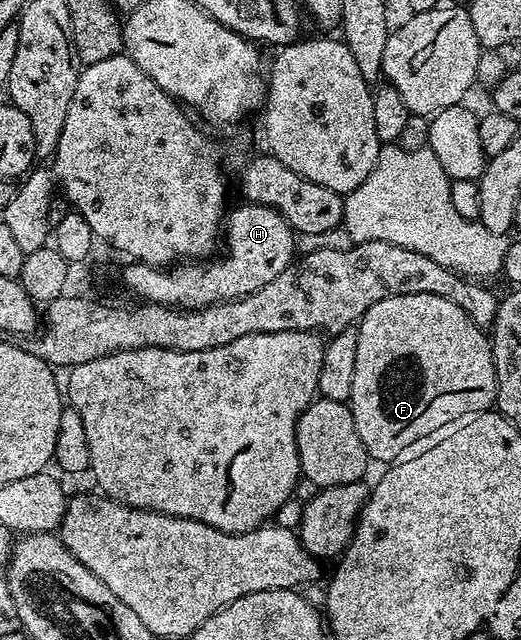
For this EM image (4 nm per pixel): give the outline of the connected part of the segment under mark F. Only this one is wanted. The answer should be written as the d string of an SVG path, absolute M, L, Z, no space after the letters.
M417 293L416 295L385 297L385 301L377 301L377 305L370 307L357 323L357 362L353 365L353 393L349 406L353 413L353 425L357 425L357 437L361 437L368 456L372 460L387 459L386 461L398 460L406 452L403 451L406 447L413 446L418 439L423 439L426 435L433 434L434 431L442 432L464 417L492 410L495 407L495 370L488 332L478 327L457 305L453 305L453 301L445 301L445 297Z

